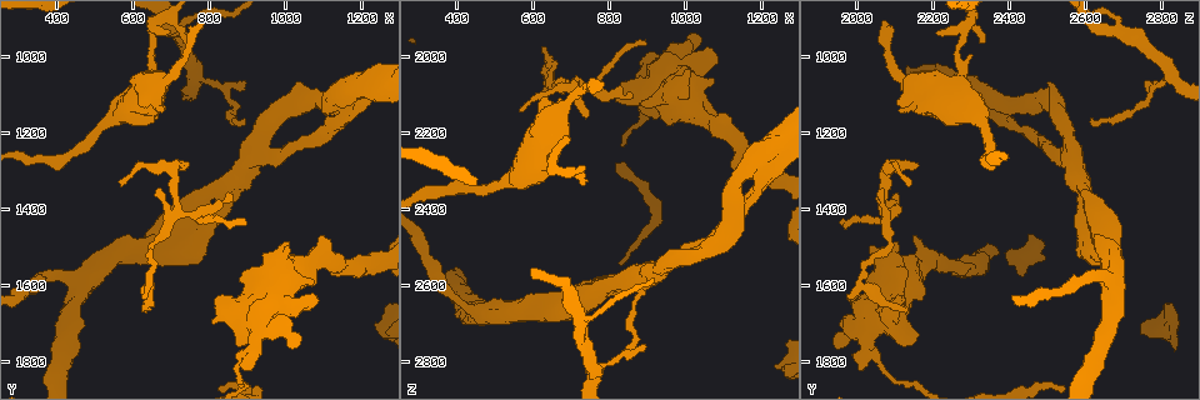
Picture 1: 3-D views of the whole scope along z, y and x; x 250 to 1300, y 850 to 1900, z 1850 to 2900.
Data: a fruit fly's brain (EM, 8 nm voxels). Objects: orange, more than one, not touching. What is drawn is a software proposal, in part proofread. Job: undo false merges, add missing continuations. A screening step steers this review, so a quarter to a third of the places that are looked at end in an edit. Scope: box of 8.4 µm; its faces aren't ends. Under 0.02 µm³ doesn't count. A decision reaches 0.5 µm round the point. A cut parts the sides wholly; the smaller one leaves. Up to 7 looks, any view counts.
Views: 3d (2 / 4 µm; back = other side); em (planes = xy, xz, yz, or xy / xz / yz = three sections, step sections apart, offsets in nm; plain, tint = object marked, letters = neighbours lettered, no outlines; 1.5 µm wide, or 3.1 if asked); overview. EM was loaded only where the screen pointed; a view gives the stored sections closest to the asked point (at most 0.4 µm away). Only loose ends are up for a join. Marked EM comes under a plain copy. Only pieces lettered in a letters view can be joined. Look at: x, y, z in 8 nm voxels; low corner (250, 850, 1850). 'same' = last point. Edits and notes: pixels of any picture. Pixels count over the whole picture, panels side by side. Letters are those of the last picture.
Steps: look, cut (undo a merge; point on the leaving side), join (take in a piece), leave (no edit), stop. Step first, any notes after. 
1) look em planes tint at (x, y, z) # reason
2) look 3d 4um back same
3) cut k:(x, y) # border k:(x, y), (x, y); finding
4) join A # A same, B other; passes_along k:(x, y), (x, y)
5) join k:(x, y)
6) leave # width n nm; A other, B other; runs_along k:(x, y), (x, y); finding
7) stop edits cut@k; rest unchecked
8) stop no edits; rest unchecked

look em xy step 8 tint at (670, 1145, 2115) # thick end

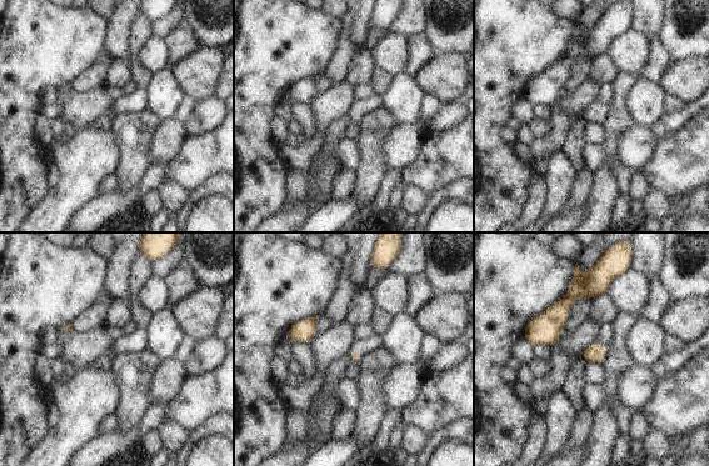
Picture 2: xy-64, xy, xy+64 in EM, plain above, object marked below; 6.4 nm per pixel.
look em yz step 4 letters same # another direction

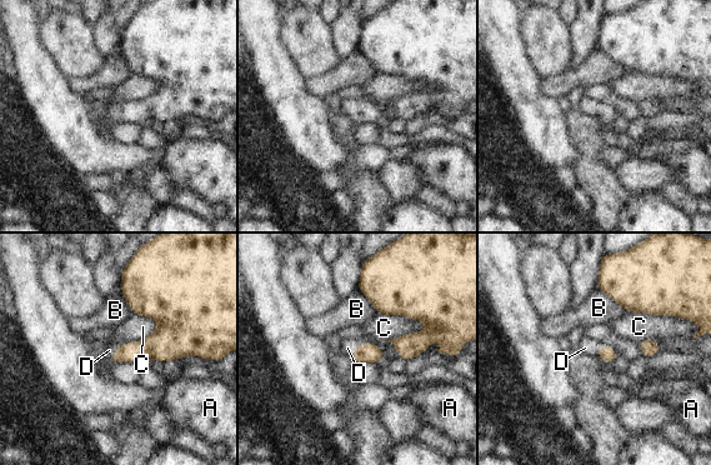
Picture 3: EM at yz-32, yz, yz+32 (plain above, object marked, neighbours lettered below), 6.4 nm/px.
join D # longest_contact C 320 nm; A other, B other, C other, D same; passes_along 3:(365, 353), (355, 351), (348, 348); the cell continues

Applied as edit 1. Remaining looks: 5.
look em 3.1um planes letters at (655, 1345, 2065) # free end

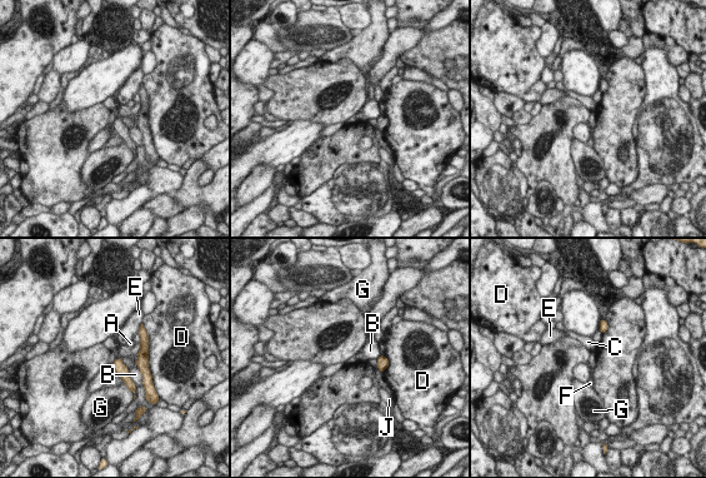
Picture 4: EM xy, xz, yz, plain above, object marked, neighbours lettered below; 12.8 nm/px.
leave # longest_contact D 460 nm; A other, B other, C other, D other, E other, F other, G other, J other; no lettered piece goes on from it

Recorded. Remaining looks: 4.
look em planes tint at (640, 1665, 2125) # tapers out

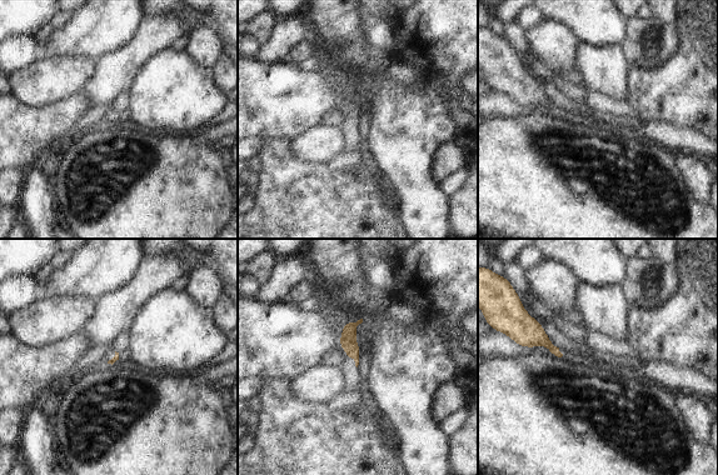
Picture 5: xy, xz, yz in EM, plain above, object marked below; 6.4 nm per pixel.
look em planes letters same # what lies round it

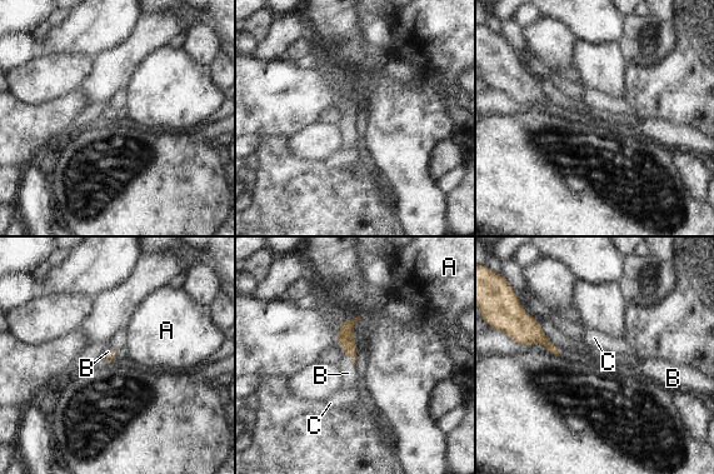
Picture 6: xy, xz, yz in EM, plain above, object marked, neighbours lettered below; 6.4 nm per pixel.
join B # A other, B same, C other; passes_along 6:(345, 340), (351, 358), (348, 373); the cell continues

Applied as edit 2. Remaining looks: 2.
stop edits join@3, join@6; rest unchecked

